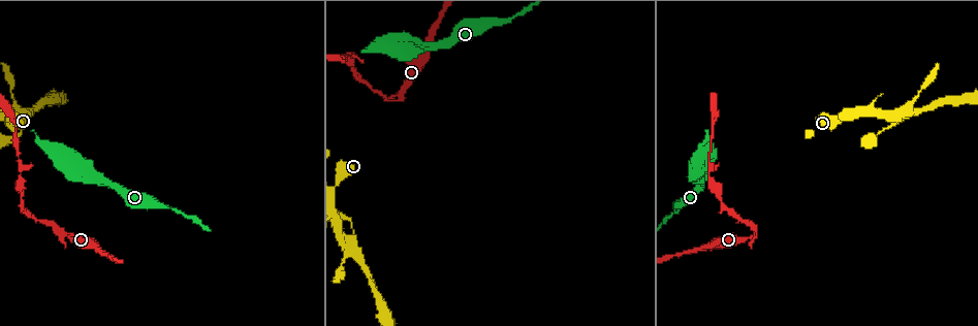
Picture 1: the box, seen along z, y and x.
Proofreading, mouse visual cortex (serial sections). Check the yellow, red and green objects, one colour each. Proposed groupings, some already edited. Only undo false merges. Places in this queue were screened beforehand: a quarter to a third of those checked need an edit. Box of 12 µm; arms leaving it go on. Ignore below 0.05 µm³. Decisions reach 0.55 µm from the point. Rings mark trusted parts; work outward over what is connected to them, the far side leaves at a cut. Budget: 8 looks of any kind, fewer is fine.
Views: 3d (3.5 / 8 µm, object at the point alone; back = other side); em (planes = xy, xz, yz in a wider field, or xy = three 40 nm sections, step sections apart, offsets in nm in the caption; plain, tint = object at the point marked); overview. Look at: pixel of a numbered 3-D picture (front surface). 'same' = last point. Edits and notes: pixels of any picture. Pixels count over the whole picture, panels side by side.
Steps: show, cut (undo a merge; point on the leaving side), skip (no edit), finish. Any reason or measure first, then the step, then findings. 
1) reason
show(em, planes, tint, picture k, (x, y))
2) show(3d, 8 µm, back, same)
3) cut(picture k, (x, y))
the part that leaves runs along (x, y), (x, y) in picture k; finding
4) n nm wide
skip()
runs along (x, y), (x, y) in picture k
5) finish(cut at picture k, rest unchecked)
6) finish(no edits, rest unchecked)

calibre changes
show(3d, 3.5 µm, picture 1, (490, 19))

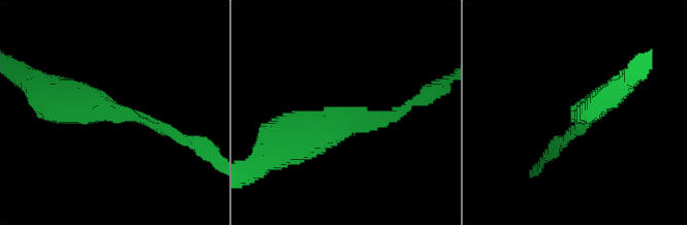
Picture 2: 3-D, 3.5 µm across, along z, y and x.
need the tissue
show(em, xy, step 5, tint, picture 2, (342, 120))

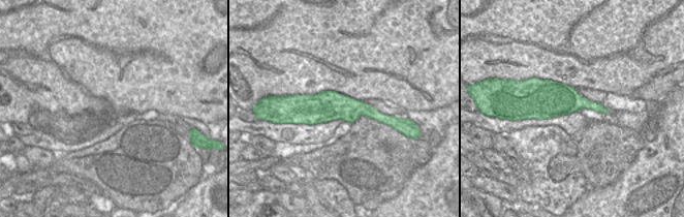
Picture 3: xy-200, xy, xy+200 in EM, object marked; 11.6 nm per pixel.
skip()
runs along (54, 92), (130, 114), (170, 133) in picture 2; continuous, no second cell

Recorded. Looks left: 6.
thin neck
show(3d, 8 µm, picture 1, (387, 97))

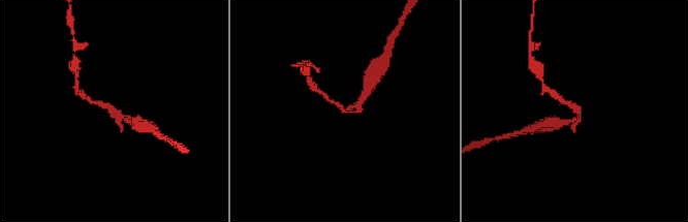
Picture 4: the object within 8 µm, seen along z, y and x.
show(3d, 3.5 µm, picture 4, (344, 111))

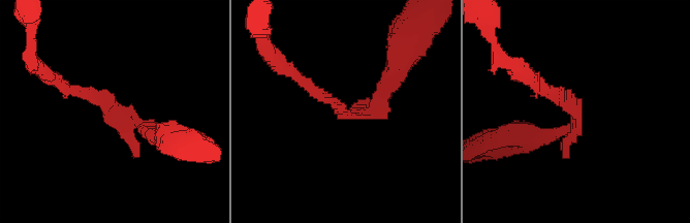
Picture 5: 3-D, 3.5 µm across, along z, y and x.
arms of 150, 200 nm
show(em, planes, tint, picture 5, (343, 115))

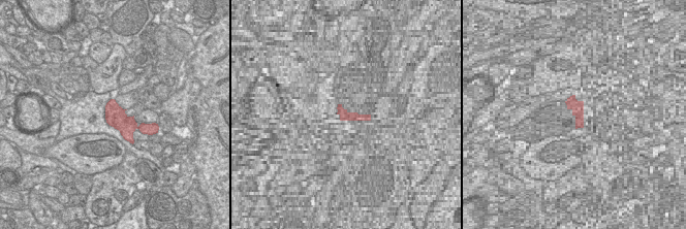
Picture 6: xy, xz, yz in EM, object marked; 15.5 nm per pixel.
cut(picture 5, (340, 115))
the part that leaves runs along (364, 114), (341, 114), (290, 71) in picture 5; a second cell is stuck on

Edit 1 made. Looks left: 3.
sharp bend
show(3d, 3.5 µm, picture 1, (900, 118))

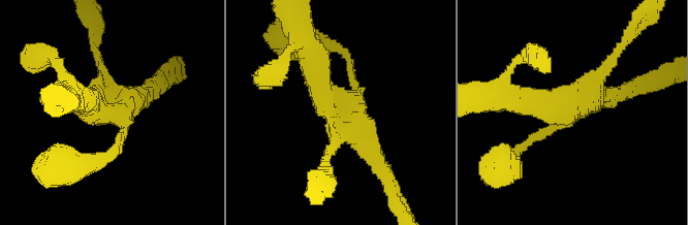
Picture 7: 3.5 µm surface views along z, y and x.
4 arms; arms of 150, 200, 300, 400 nm
show(em, xy, step 5, tint, picture 7, (568, 112))

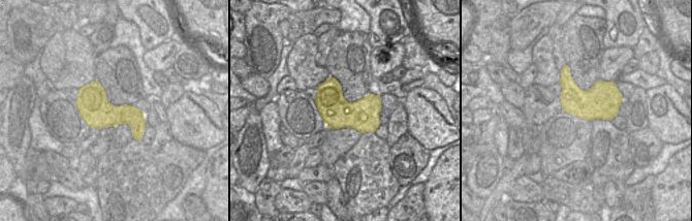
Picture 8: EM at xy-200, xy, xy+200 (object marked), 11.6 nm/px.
skip()
runs along (312, 57), (376, 160) in picture 7; continuous, no second cell

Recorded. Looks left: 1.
finish(cut at picture 5, rest unchecked)

